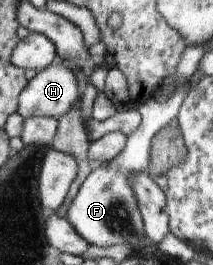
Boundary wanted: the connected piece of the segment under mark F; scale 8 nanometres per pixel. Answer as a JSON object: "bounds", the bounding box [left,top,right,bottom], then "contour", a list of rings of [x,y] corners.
{"bounds":[64,78,192,248],"contour":[[[189,78],[182,87],[178,87],[174,91],[166,103],[161,104],[150,98],[146,103],[138,106],[140,125],[136,127],[135,131],[126,135],[122,151],[116,157],[112,157],[110,161],[99,166],[95,165],[88,173],[78,192],[74,195],[74,199],[70,201],[70,205],[66,205],[66,213],[64,213],[64,219],[70,223],[74,232],[78,233],[78,237],[82,237],[84,243],[100,248],[114,245],[128,245],[131,248],[136,247],[142,237],[146,237],[142,217],[140,217],[128,177],[132,177],[132,173],[136,175],[136,173],[142,173],[147,169],[152,137],[164,125],[175,120],[180,105],[192,86]]]}

